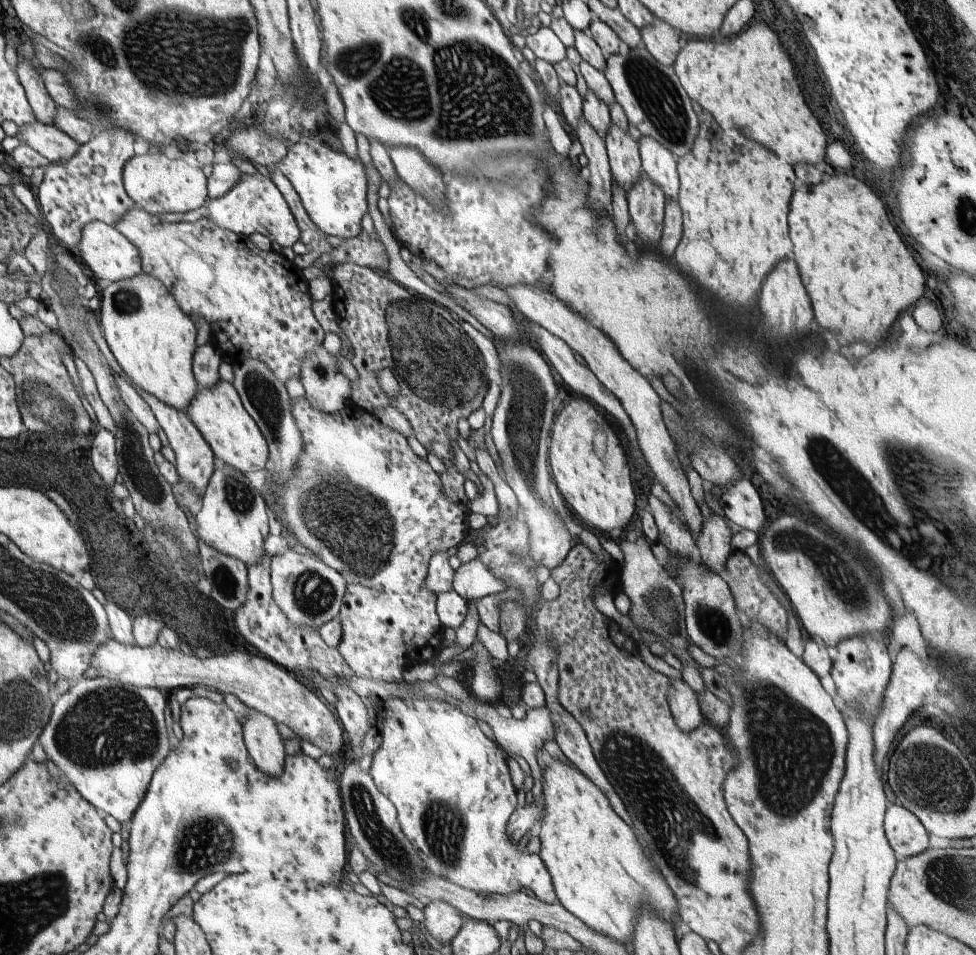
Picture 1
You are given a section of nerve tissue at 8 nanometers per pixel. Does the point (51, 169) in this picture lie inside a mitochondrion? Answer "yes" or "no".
no

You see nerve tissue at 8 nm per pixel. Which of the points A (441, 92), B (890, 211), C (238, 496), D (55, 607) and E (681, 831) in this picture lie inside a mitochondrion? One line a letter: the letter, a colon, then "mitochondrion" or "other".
A: mitochondrion
B: other
C: mitochondrion
D: mitochondrion
E: mitochondrion

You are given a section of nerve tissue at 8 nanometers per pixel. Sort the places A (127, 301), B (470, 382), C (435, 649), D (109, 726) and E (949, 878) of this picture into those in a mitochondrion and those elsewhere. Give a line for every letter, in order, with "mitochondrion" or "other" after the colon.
A: mitochondrion
B: mitochondrion
C: other
D: mitochondrion
E: mitochondrion

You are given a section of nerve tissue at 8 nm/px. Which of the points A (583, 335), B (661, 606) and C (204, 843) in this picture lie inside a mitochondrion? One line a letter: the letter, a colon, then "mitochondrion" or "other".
A: other
B: mitochondrion
C: mitochondrion

